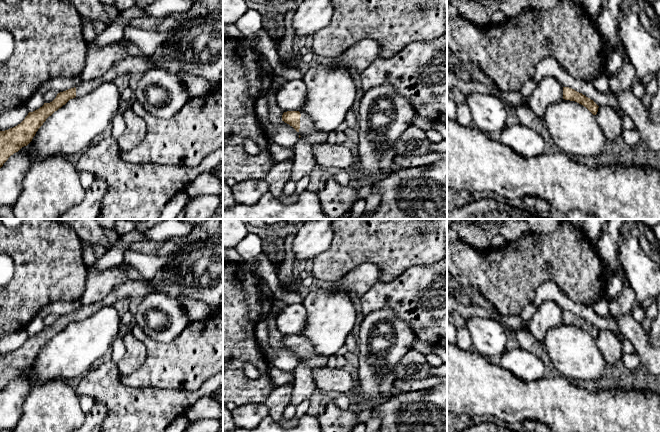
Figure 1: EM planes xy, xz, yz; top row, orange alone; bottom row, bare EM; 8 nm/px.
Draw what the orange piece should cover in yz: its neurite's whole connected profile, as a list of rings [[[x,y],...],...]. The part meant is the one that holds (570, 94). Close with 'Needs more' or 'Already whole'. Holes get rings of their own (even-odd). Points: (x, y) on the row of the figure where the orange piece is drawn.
[[[563,87],[563,99],[575,101],[586,107],[593,115],[598,112],[599,106],[590,98],[569,87]]]. Already whole

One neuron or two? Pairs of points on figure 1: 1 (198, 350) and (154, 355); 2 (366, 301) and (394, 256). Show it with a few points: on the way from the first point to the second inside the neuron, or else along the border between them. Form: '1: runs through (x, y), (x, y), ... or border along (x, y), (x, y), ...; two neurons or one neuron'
1: runs through (187, 355), (165, 355); one neuron
2: border along (401, 273), (389, 281), (379, 282); two neurons

